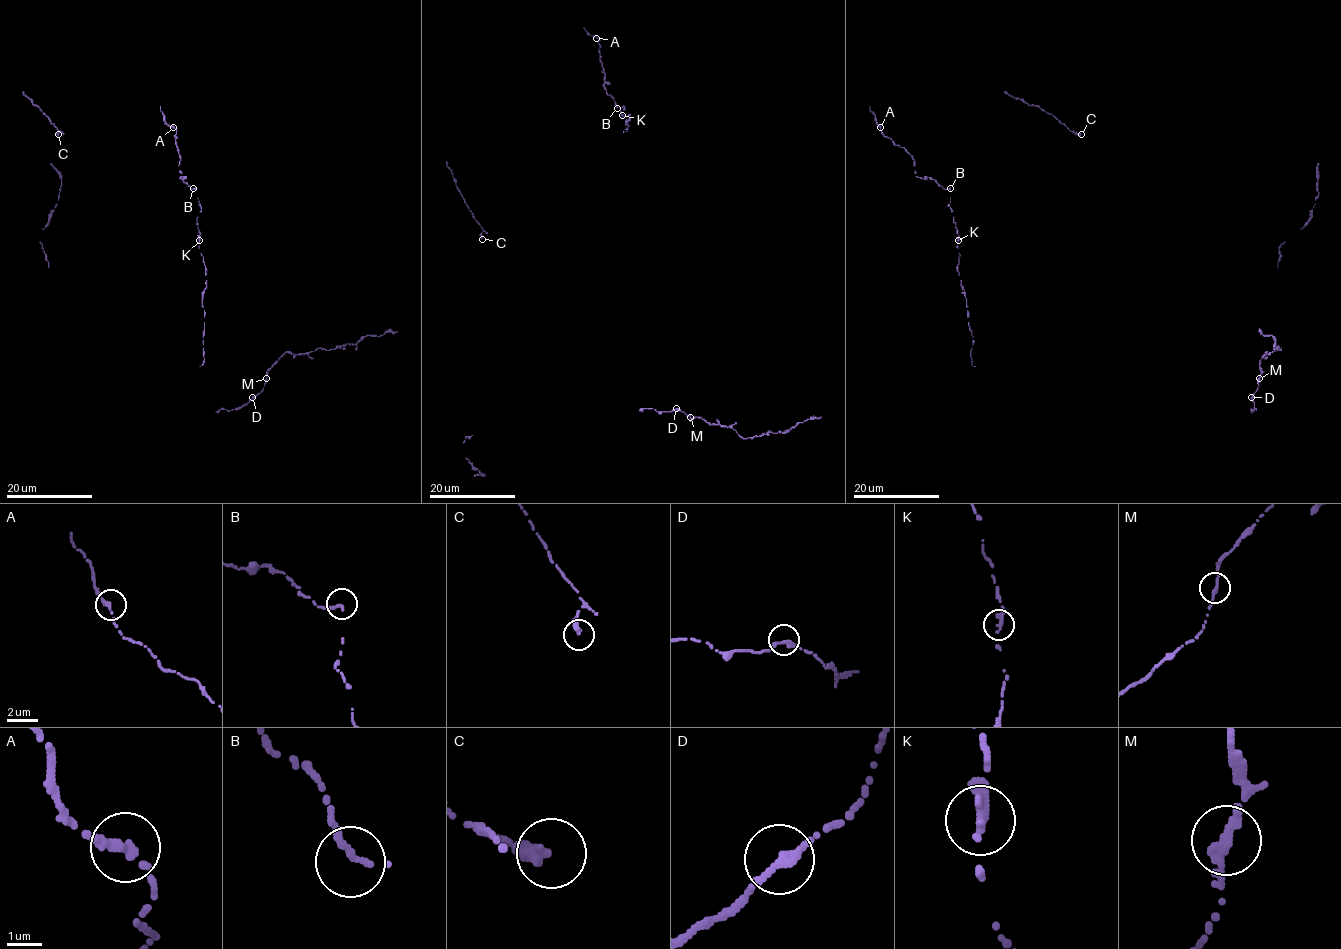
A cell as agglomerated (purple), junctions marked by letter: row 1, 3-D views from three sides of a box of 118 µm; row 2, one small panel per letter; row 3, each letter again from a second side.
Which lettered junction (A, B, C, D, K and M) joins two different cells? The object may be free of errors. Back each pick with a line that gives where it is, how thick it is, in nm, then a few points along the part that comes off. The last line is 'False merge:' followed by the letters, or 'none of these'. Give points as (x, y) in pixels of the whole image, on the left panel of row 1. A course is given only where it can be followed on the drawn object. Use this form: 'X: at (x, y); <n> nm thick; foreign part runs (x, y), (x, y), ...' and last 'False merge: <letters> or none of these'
False merge: none of these

